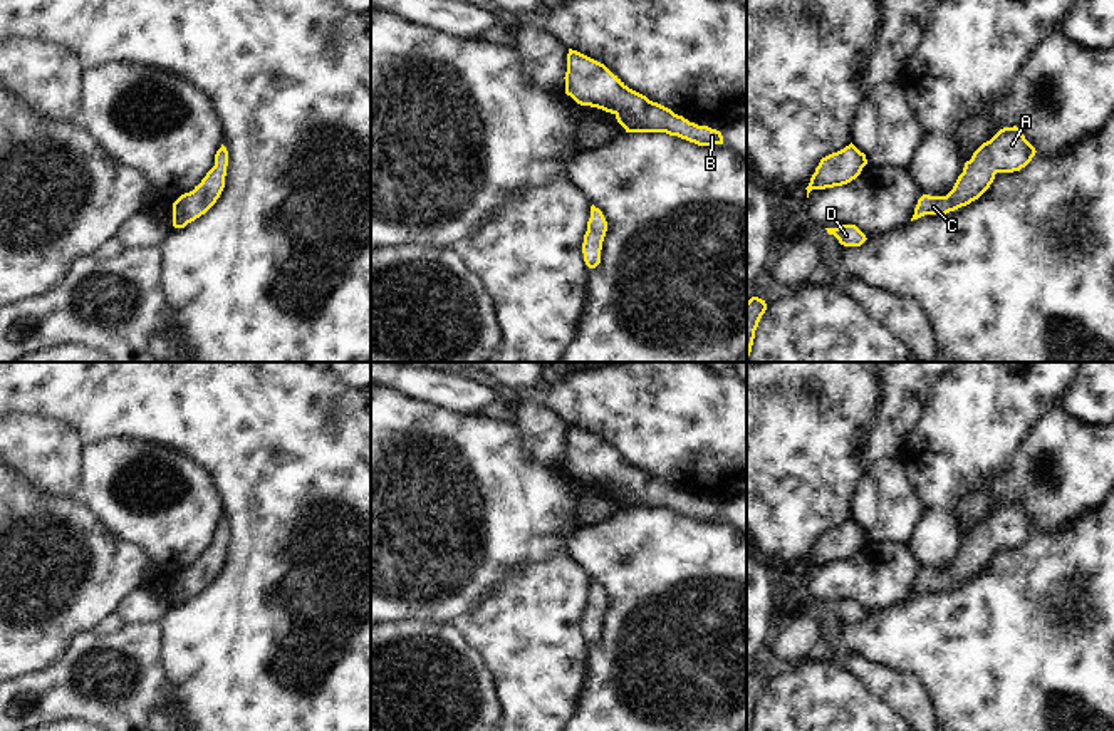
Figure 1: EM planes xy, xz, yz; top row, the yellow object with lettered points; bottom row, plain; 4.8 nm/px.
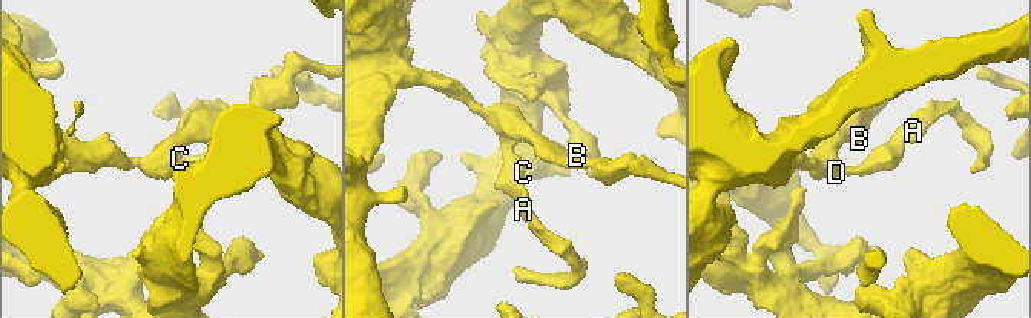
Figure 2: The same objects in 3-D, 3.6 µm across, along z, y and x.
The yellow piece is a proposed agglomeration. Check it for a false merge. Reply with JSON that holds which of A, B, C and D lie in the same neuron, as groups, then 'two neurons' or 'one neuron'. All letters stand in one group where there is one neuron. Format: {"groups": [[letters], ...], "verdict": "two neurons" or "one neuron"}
{"groups": [["A", "B", "C", "D"]], "verdict": "one neuron"}

